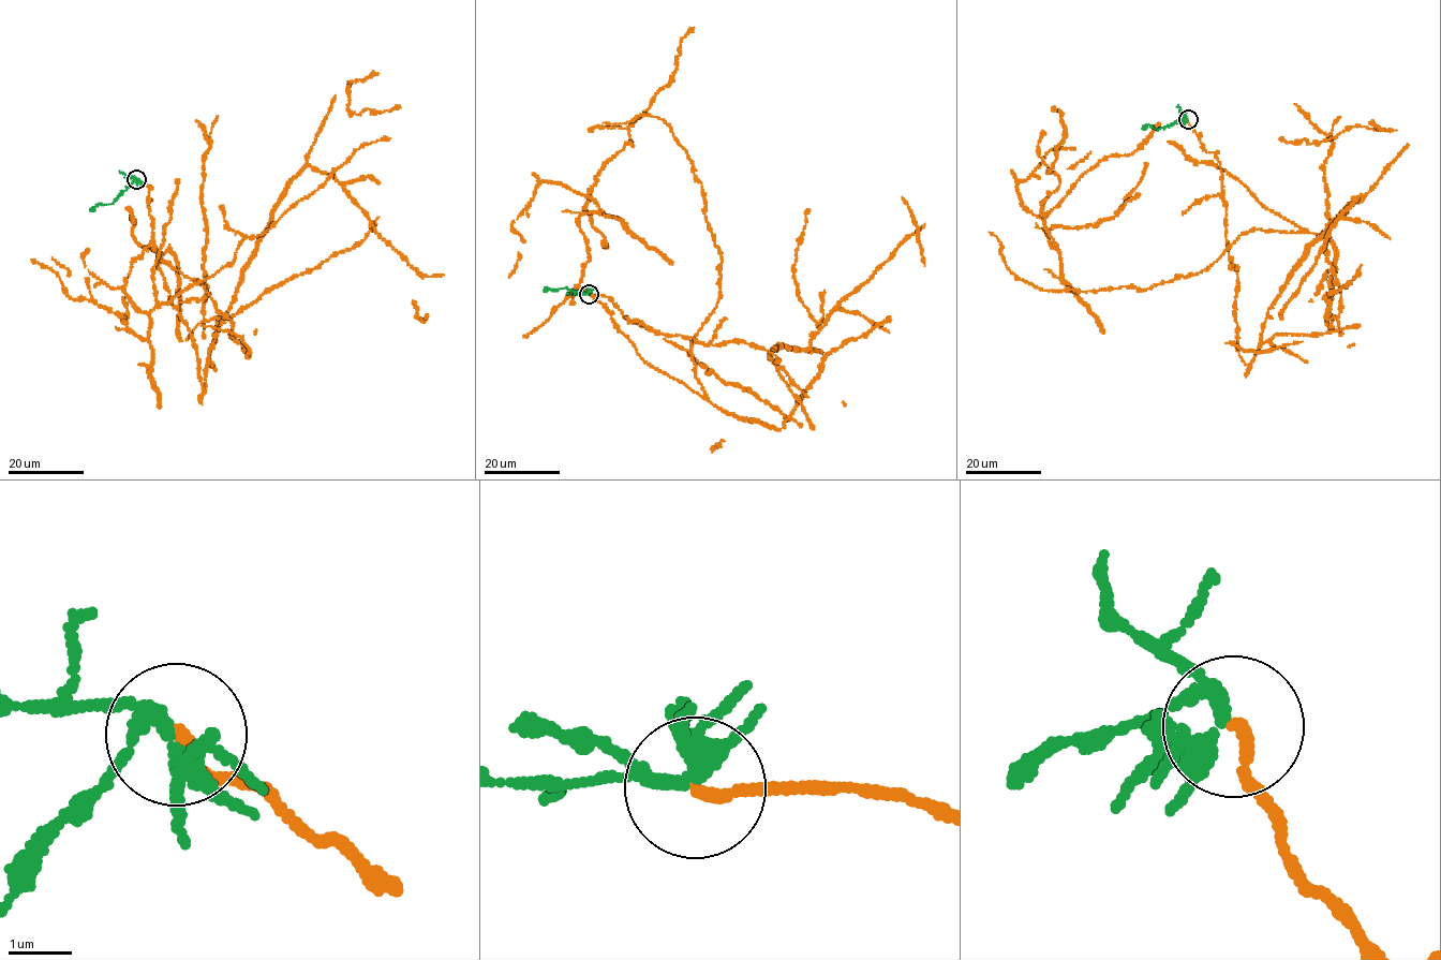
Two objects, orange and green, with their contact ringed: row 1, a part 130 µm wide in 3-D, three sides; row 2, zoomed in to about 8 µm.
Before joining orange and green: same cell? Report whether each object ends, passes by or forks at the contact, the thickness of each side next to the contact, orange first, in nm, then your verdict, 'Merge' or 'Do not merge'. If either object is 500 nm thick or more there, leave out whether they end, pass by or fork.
At the ring orange ends. At the ring green forks. Thickness 190 nm (orange) against 190 nm. Do not merge

